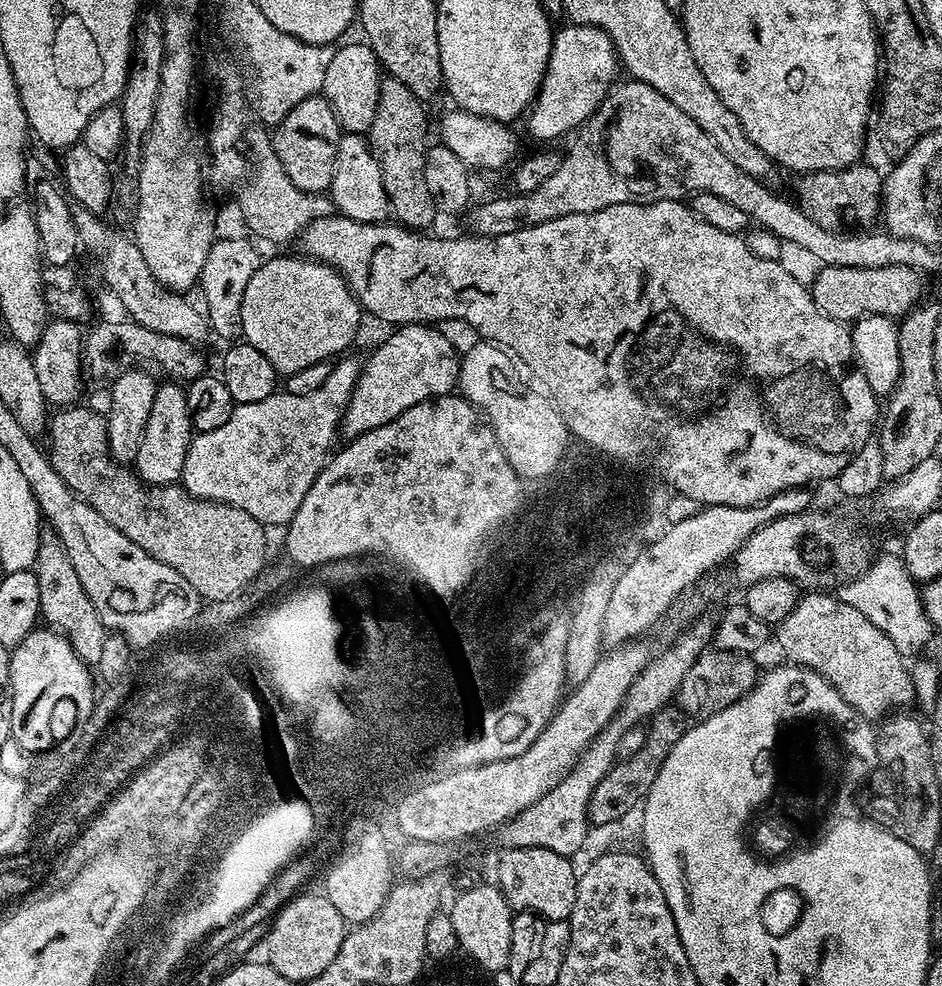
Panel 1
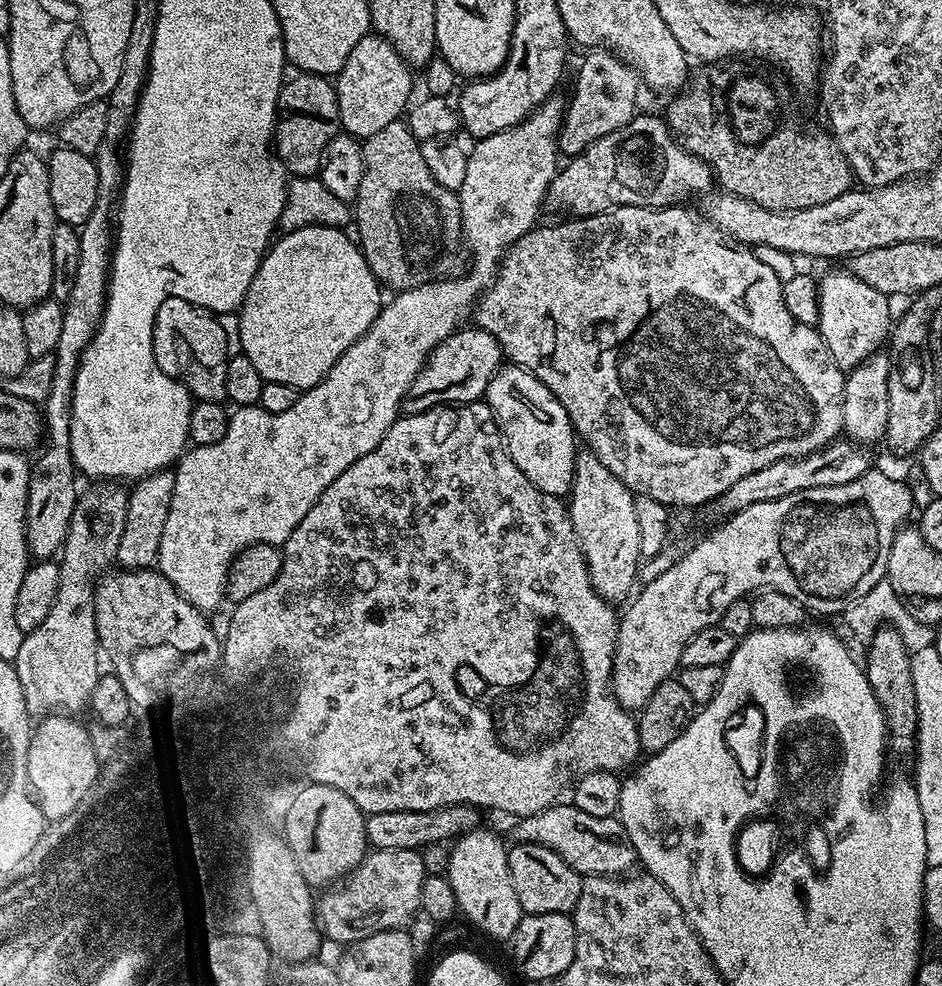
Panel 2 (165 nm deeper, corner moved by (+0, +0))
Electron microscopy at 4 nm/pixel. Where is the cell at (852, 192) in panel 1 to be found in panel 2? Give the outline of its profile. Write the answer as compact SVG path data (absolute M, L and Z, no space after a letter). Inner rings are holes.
M712 62L697 67L700 69L691 73L686 90L669 99L672 101L668 104L666 123L678 143L712 167L715 183L719 187L721 184L725 193L741 196L771 212L793 212L822 206L849 191L854 184L852 167L846 162L846 154L842 154L831 131L808 128L792 97L793 89L783 79L771 84L762 73L744 64L747 63Z

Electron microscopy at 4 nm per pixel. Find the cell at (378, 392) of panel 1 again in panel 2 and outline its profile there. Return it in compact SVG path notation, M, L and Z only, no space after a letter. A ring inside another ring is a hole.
M475 326L461 327L428 355L428 361L408 387L408 395L404 397L402 405L403 411L411 414L437 406L477 403L487 393L490 378L494 378L501 366L500 347L489 332Z

